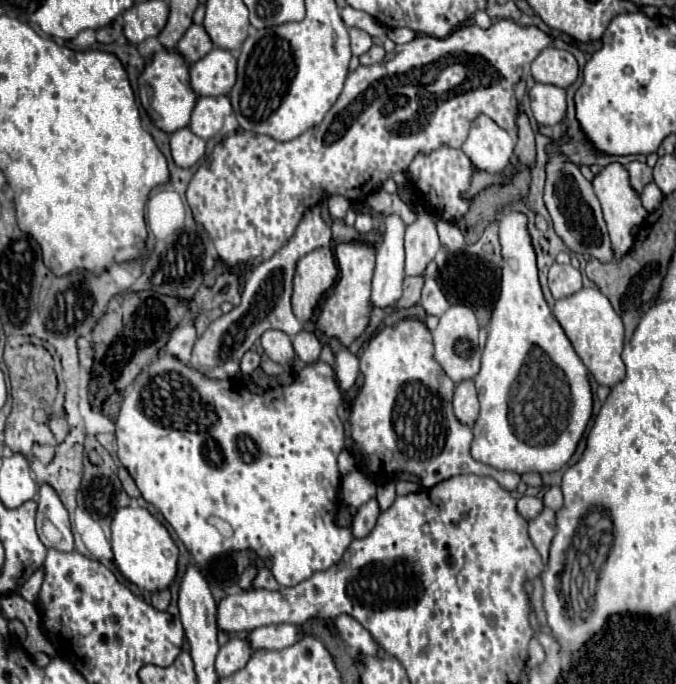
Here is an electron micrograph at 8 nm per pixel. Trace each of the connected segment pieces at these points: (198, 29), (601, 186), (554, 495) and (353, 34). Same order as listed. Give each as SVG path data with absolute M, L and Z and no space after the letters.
M192 24L188 32L182 36L182 40L176 46L176 52L182 54L186 64L198 62L198 58L204 58L212 50L212 42L202 26Z
M612 162L604 168L600 168L600 172L594 174L592 186L594 186L594 192L600 200L600 204L602 204L602 214L604 214L604 220L608 224L612 248L614 248L614 254L618 260L618 258L622 258L622 254L626 254L630 250L630 246L634 242L634 238L632 238L634 222L644 222L648 212L644 210L644 206L640 202L640 194L630 186L630 176L628 176L626 166L622 166L620 162Z
M550 486L548 492L544 494L542 502L544 502L544 506L548 506L548 508L552 508L552 510L562 508L562 492L560 492L560 488L558 488L558 486Z
M350 28L350 42L352 42L352 54L356 54L356 56L368 52L372 46L370 34L360 28Z

